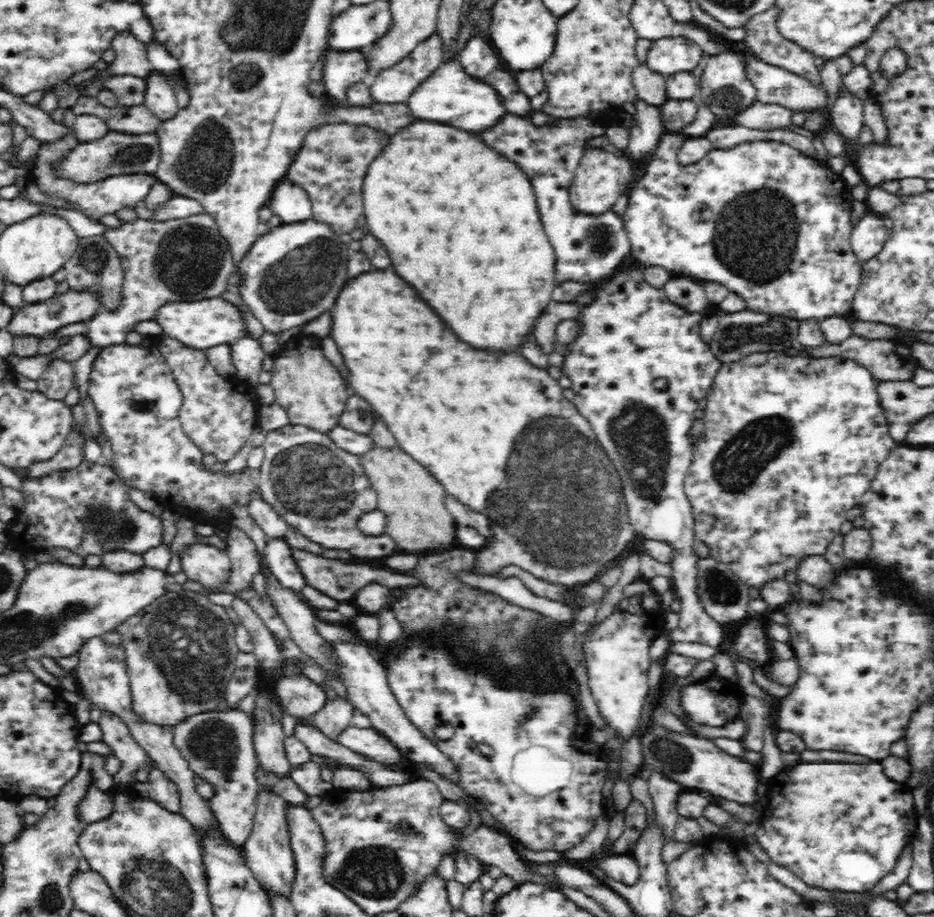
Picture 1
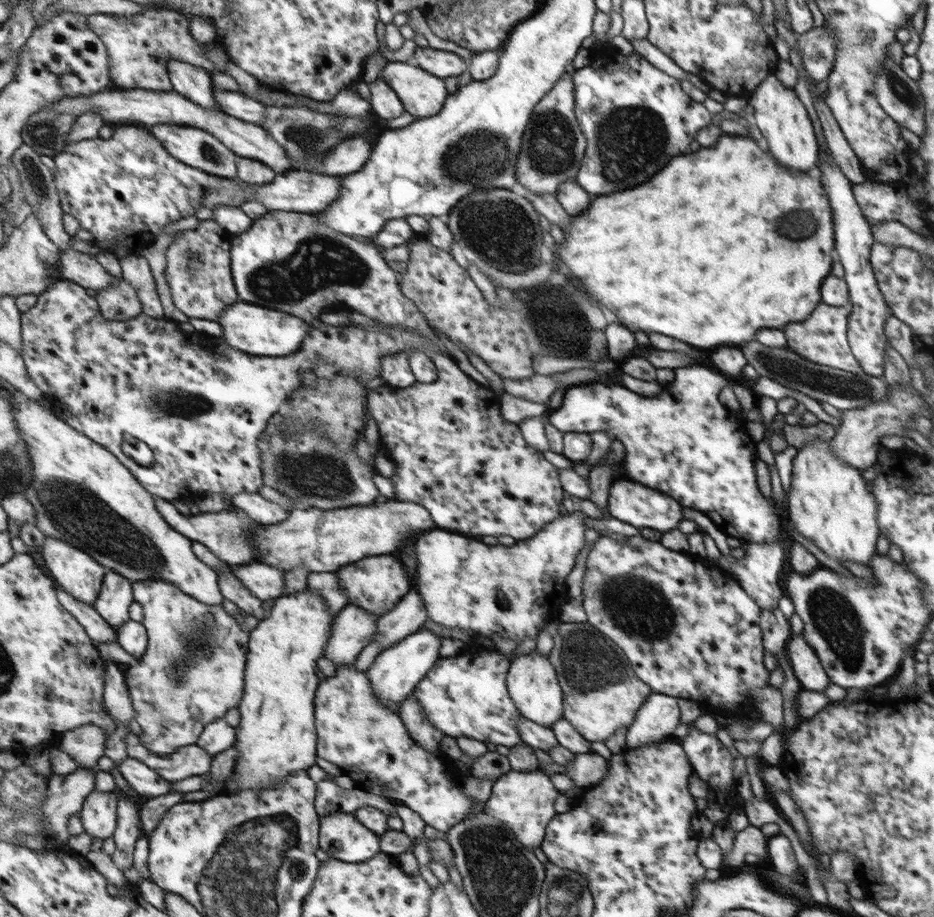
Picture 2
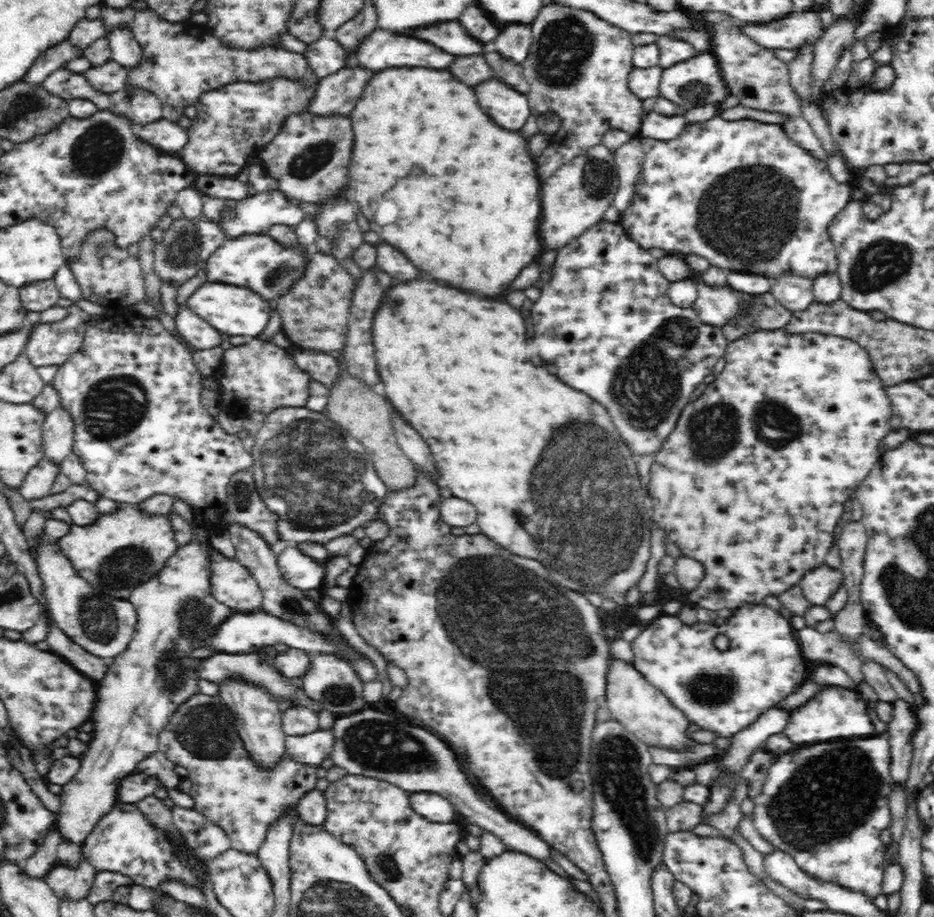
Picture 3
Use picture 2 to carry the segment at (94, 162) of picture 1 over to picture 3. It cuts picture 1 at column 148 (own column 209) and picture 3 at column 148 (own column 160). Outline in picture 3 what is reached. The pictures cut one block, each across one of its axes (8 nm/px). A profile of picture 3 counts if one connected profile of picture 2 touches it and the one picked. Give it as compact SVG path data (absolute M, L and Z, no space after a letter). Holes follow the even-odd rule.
M160 119L147 125L138 126L142 139L146 139L162 152L179 154L190 144L190 134L177 121Z

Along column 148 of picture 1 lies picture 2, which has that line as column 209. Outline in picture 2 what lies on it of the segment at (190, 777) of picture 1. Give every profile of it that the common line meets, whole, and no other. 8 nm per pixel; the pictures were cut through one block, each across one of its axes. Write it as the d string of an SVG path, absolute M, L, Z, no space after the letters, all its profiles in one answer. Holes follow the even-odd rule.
M225 717L207 726L200 737L199 745L216 757L234 747L239 740L239 729L230 726Z

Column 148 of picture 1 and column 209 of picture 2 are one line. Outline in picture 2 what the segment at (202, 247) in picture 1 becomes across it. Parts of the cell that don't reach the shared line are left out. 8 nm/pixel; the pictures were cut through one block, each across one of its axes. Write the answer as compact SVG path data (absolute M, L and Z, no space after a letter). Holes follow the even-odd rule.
M213 218L201 220L195 229L178 232L169 246L166 278L177 308L188 317L218 321L224 312L242 300L236 287L232 258L235 235Z

